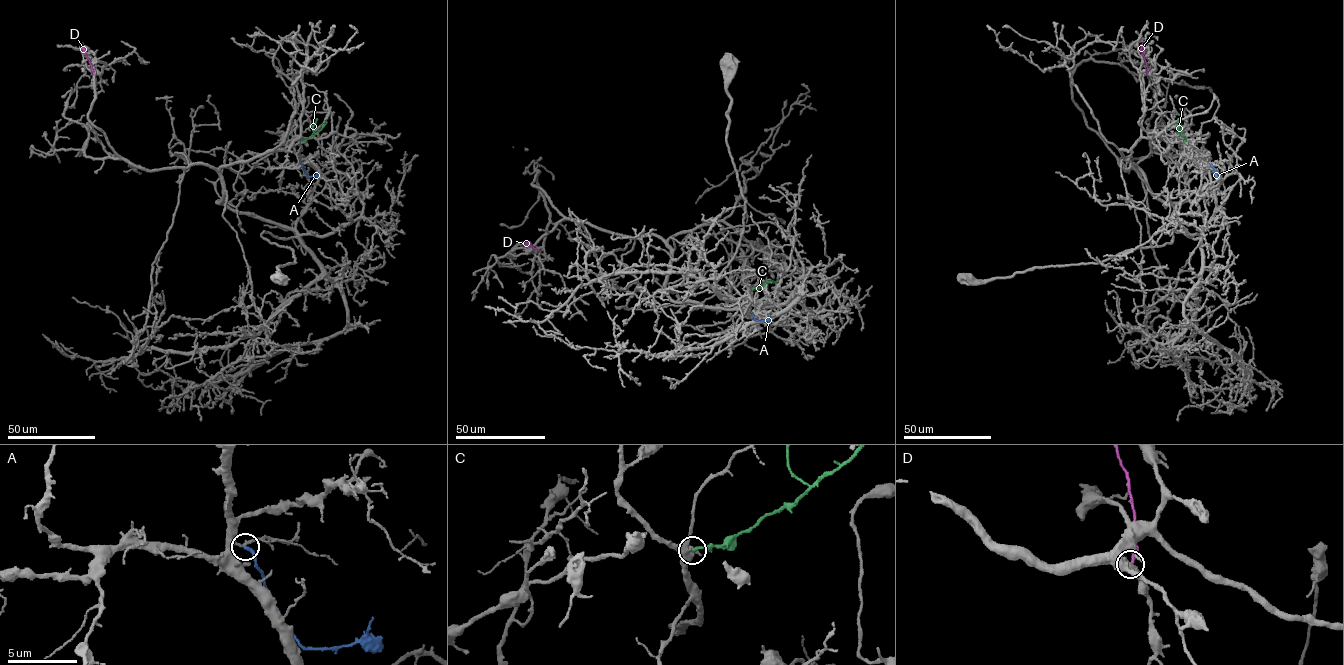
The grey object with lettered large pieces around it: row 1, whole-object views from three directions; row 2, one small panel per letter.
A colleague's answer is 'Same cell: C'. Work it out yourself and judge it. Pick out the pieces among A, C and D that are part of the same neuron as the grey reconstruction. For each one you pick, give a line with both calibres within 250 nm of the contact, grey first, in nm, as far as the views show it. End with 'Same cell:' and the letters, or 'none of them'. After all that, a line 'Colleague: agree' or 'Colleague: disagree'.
C: 360/190 nm
Same cell: C
Colleague: agree

